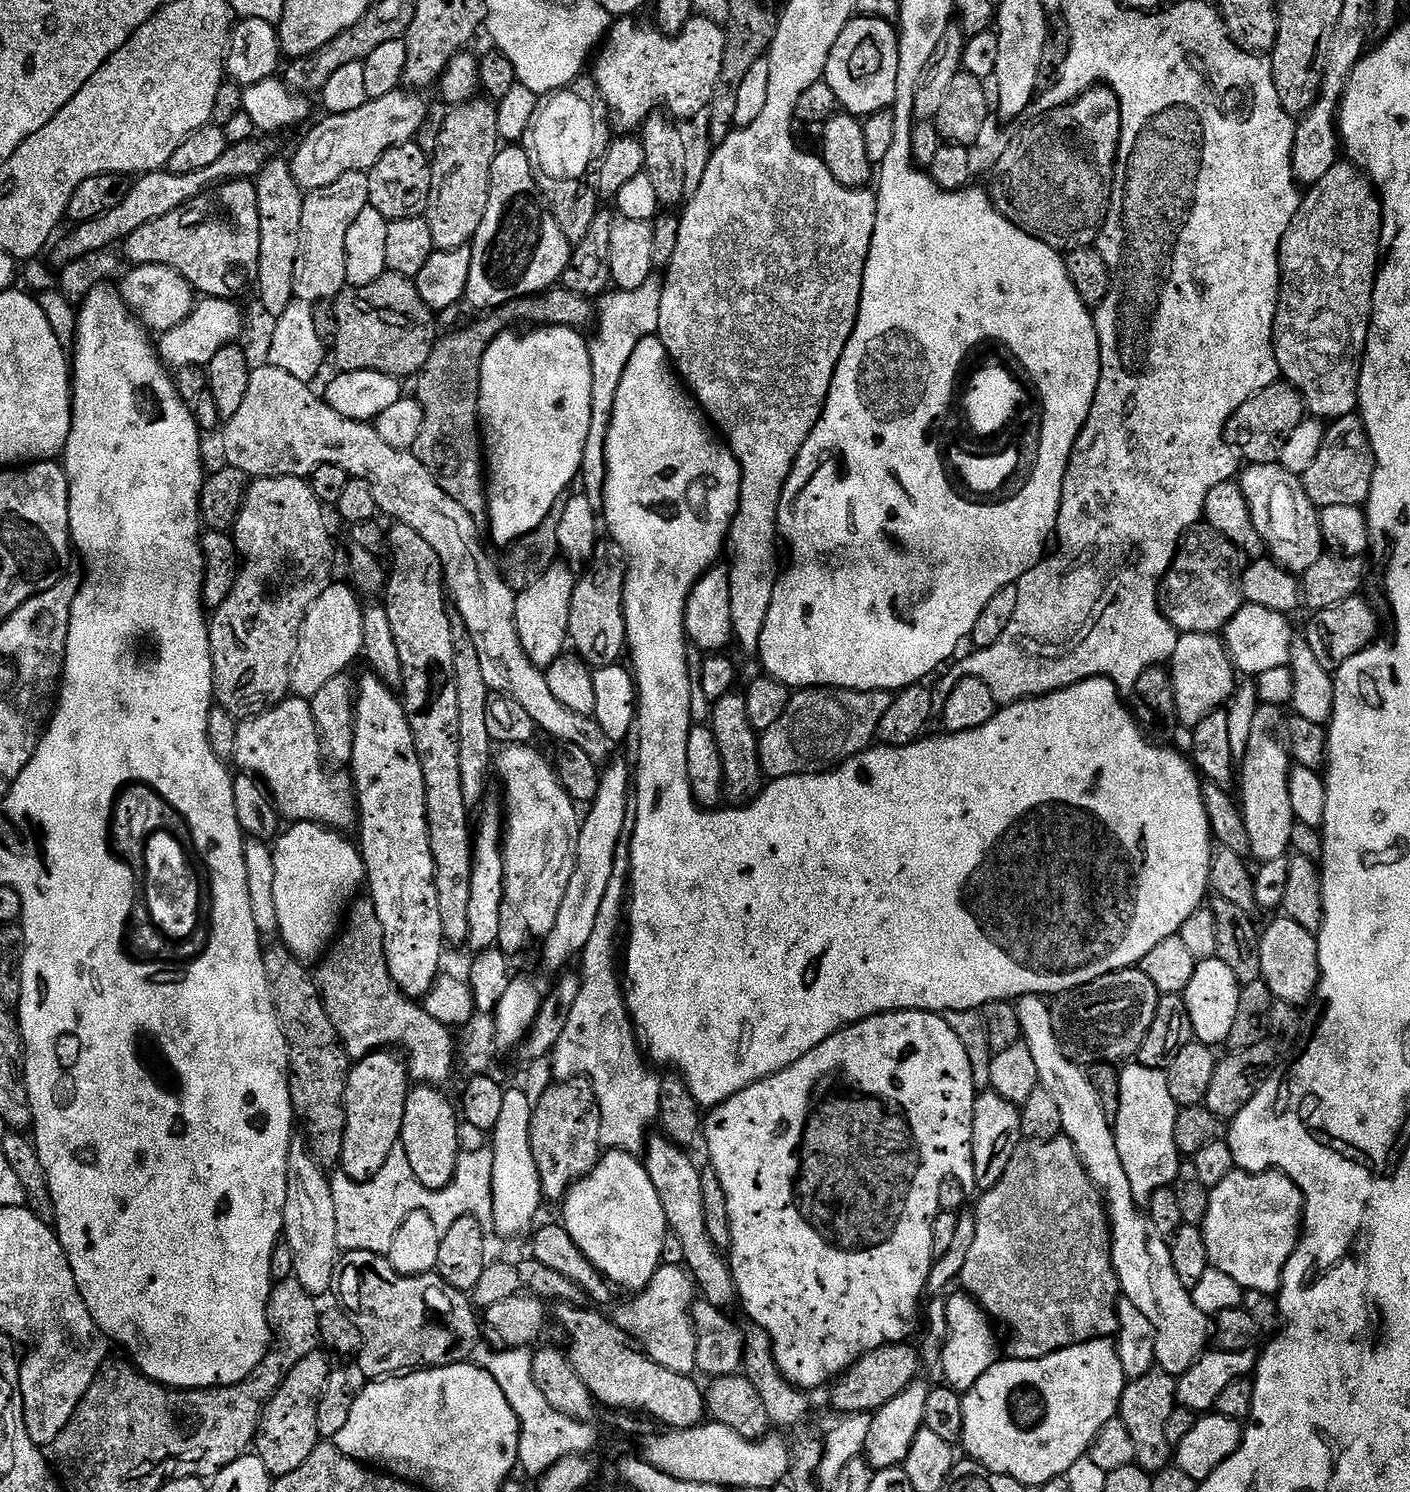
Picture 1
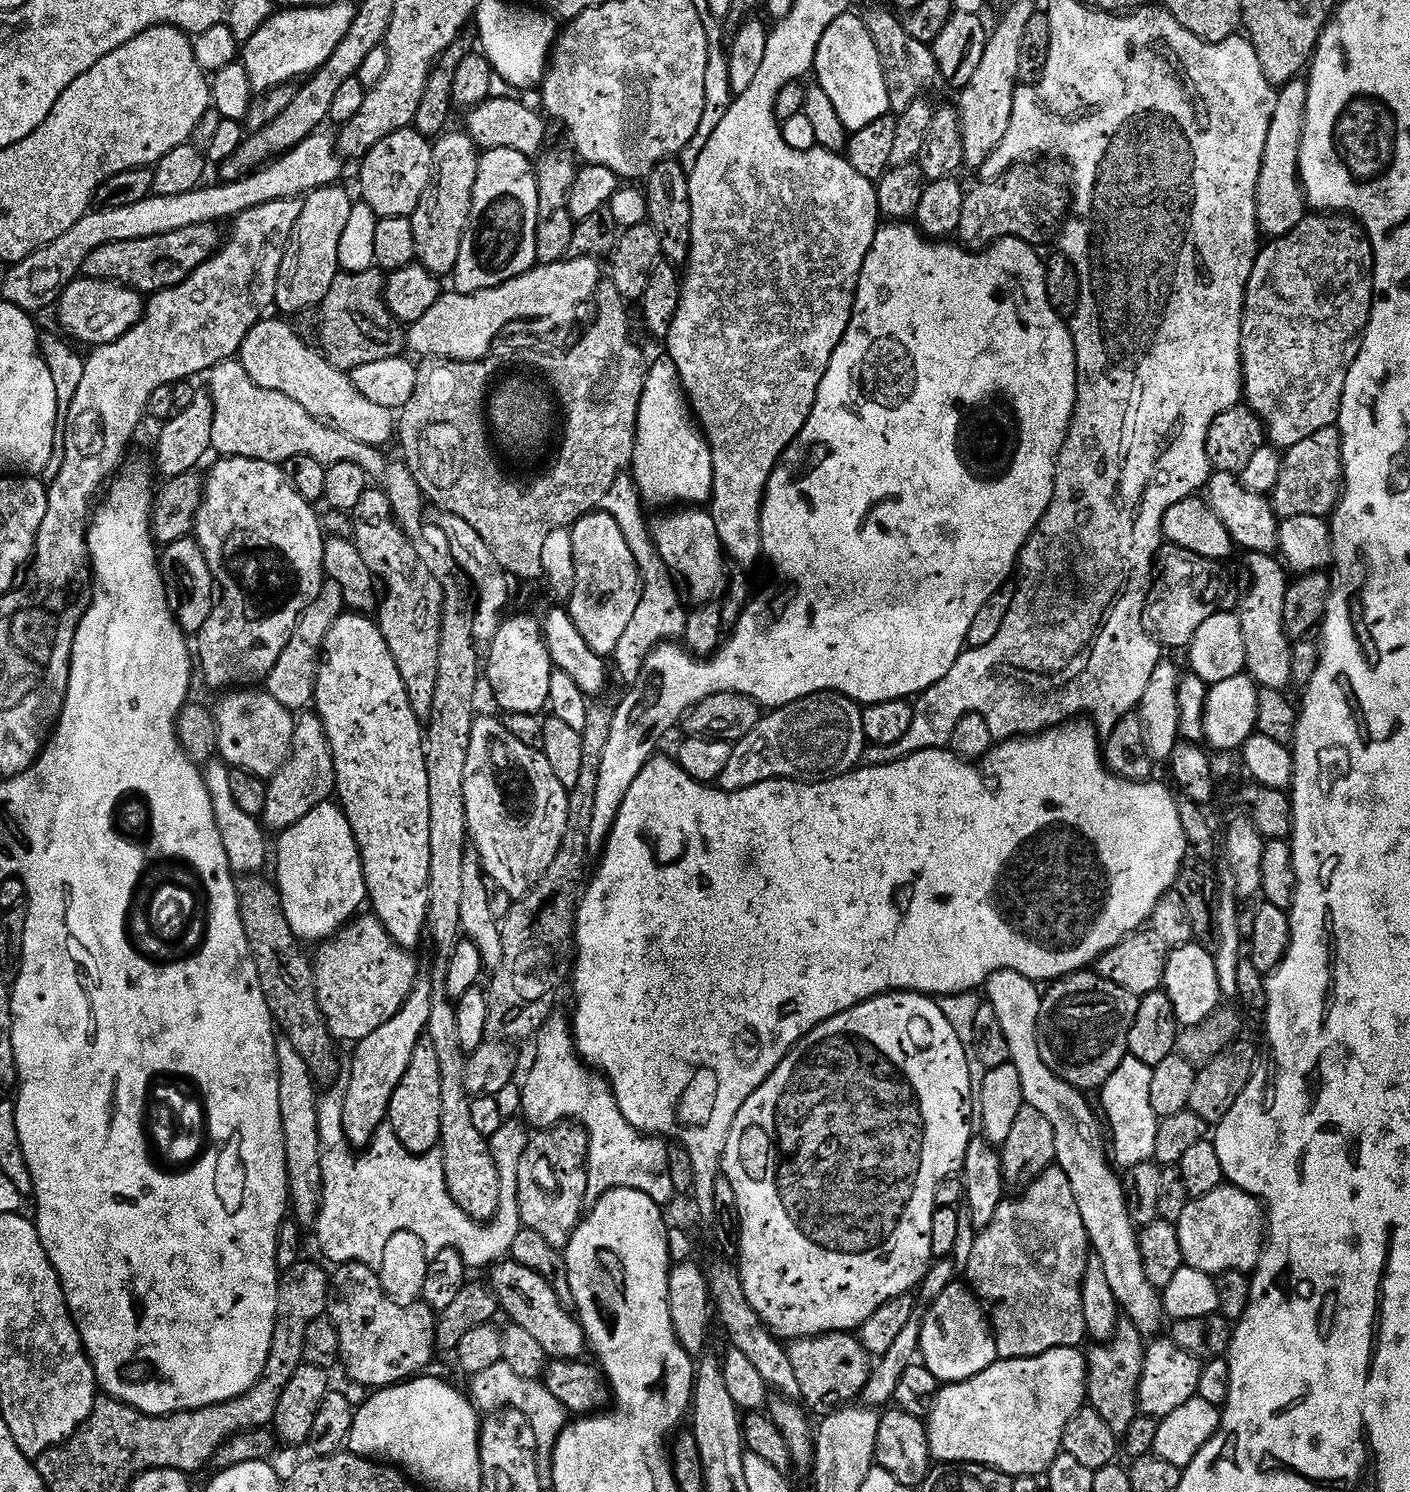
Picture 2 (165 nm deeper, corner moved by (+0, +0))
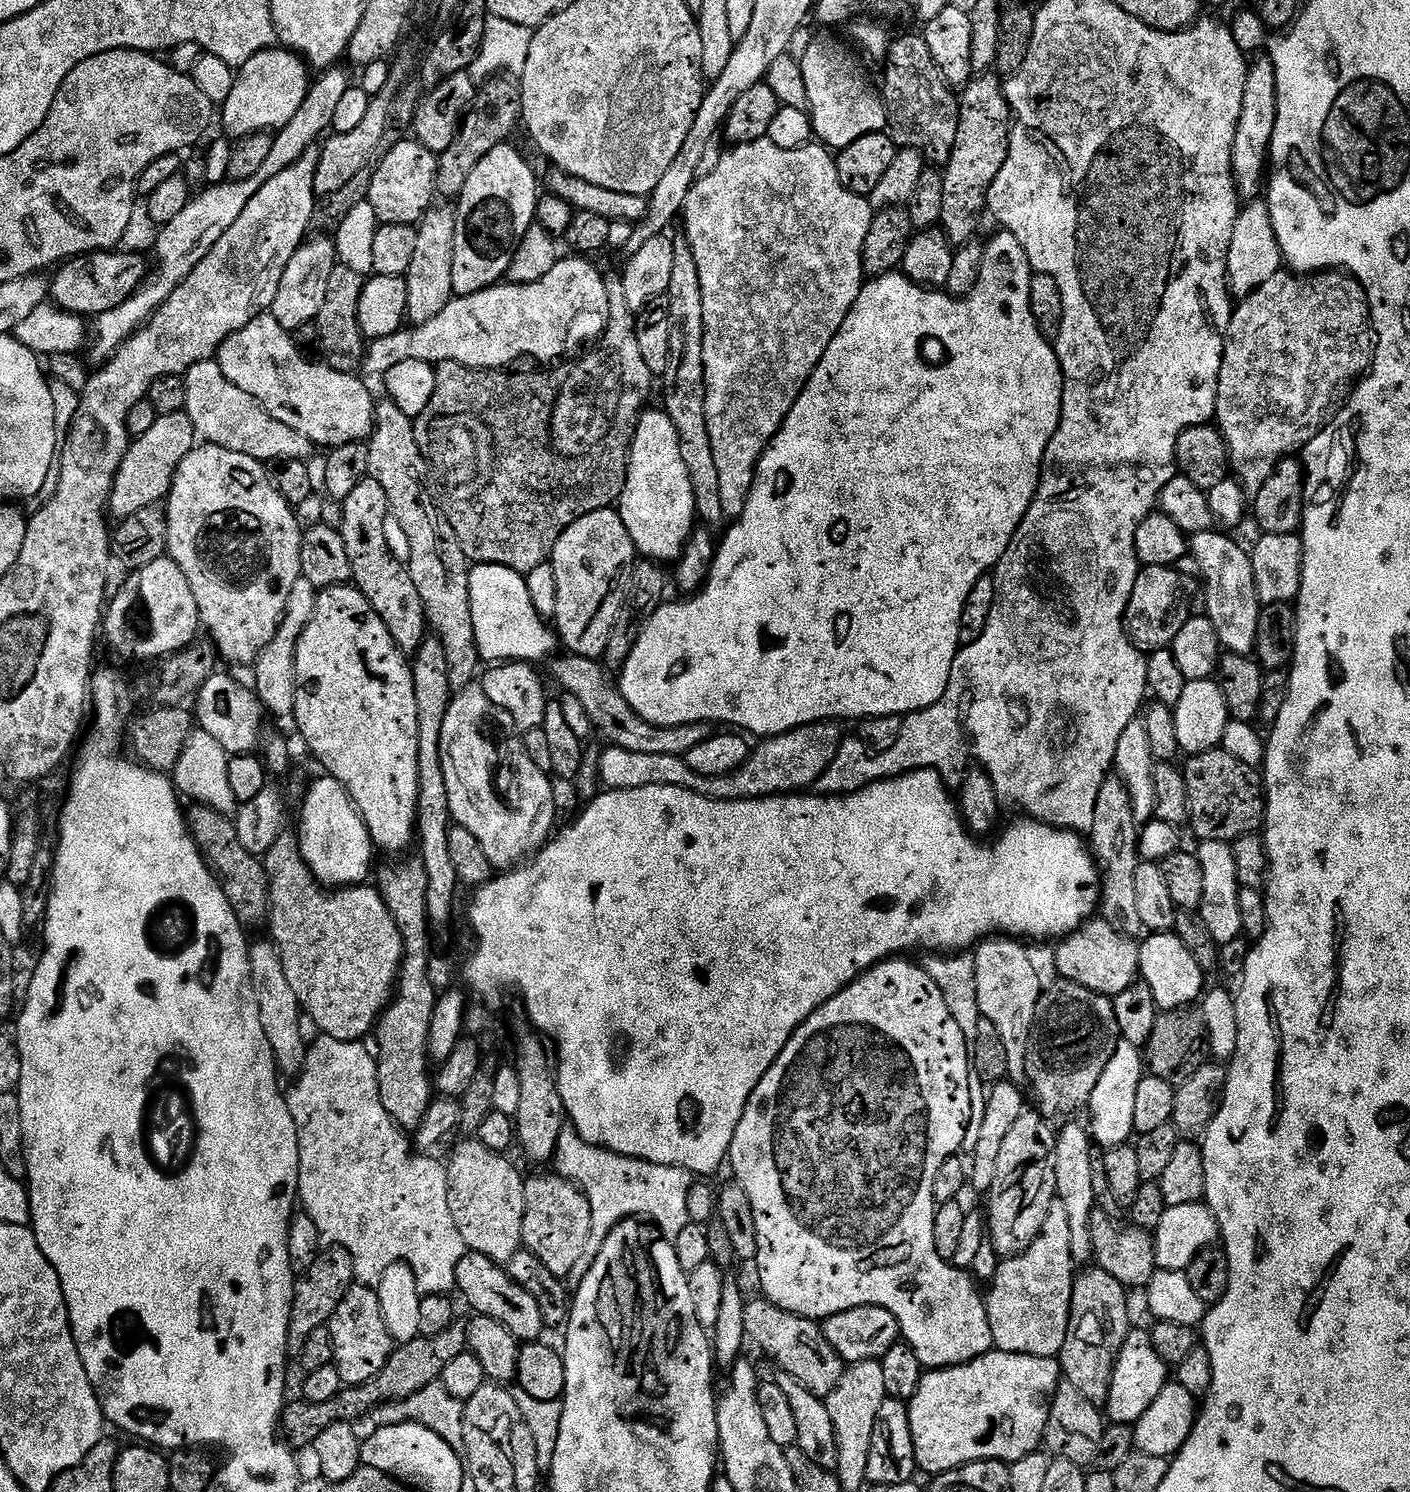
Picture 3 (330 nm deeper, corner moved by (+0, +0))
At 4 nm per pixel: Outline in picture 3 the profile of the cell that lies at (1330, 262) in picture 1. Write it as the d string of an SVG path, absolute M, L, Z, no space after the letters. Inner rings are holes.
M1281 270L1278 274L1274 274L1274 278L1270 278L1270 282L1262 282L1258 290L1243 297L1233 307L1232 317L1224 332L1224 353L1222 354L1222 370L1218 378L1218 398L1214 420L1224 435L1231 471L1235 479L1244 485L1249 497L1255 498L1260 487L1266 482L1266 478L1274 474L1278 462L1307 448L1308 443L1332 422L1332 419L1340 413L1340 409L1348 402L1358 378L1369 371L1374 360L1374 344L1369 332L1368 295L1364 293L1364 288L1358 281L1343 270L1320 270L1315 274L1293 274L1291 271Z

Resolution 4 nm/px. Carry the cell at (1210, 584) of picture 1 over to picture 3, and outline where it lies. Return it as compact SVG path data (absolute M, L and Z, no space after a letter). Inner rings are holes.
M1150 566L1144 568L1134 582L1134 594L1130 594L1130 602L1126 606L1124 627L1128 639L1145 653L1151 654L1169 647L1178 630L1182 630L1182 626L1193 615L1188 599L1198 591L1198 584L1190 577L1183 576L1180 570L1176 566Z

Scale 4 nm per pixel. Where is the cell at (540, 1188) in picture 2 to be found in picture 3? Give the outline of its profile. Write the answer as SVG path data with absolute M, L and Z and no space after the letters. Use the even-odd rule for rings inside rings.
M559 1174L552 1176L528 1176L524 1181L524 1217L522 1218L522 1244L533 1252L550 1270L561 1278L572 1276L574 1262L582 1258L590 1238L592 1211L583 1192Z

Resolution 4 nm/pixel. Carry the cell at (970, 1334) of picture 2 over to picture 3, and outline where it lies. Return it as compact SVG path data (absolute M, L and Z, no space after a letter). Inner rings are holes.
M889 958L883 960L881 964L875 964L869 972L863 972L853 984L842 989L834 998L827 1000L818 1010L814 1010L814 1014L810 1014L810 1018L806 1018L806 1022L802 1022L802 1026L798 1026L796 1033L786 1042L782 1054L778 1054L774 1066L770 1066L770 1070L766 1070L762 1082L758 1082L754 1094L750 1094L748 1105L742 1114L742 1122L738 1122L738 1130L734 1130L730 1165L732 1164L733 1172L731 1175L736 1183L740 1184L742 1190L746 1192L754 1214L754 1230L758 1238L754 1267L760 1271L760 1288L764 1291L761 1292L763 1299L790 1314L805 1316L808 1320L817 1322L823 1322L828 1316L838 1314L842 1310L854 1310L858 1306L882 1306L886 1310L890 1310L890 1314L894 1314L894 1318L898 1318L901 1337L912 1347L914 1354L918 1354L918 1362L924 1365L925 1369L935 1370L937 1368L953 1368L959 1364L970 1362L974 1358L993 1351L994 1345L990 1334L990 1322L988 1321L988 1305L977 1281L965 1269L956 1268L951 1262L943 1260L938 1254L938 1250L934 1250L934 1218L938 1207L934 1198L934 1178L938 1175L938 1169L941 1168L942 1162L946 1162L952 1156L957 1155L961 1151L959 1148L963 1146L964 1139L967 1136L969 1139L970 1136L967 1124L972 1120L972 1084L974 1085L974 1077L970 1067L970 1040L969 1037L962 1034L962 1030L958 1030L958 1022L954 1022L954 1018L950 1014L950 1010L946 1006L946 998L942 998L942 990L938 990L938 982L934 982L934 978L930 978L930 974L926 974L926 970L919 963L911 964L908 960L911 959Z

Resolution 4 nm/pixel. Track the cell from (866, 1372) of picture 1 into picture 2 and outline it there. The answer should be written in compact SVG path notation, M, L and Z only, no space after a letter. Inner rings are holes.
M826 1332L809 1336L791 1341L787 1349L790 1364L794 1366L794 1378L798 1378L799 1399L808 1403L809 1413L817 1412L817 1417L823 1418L829 1412L863 1397L864 1387L874 1369L874 1358L853 1333Z

